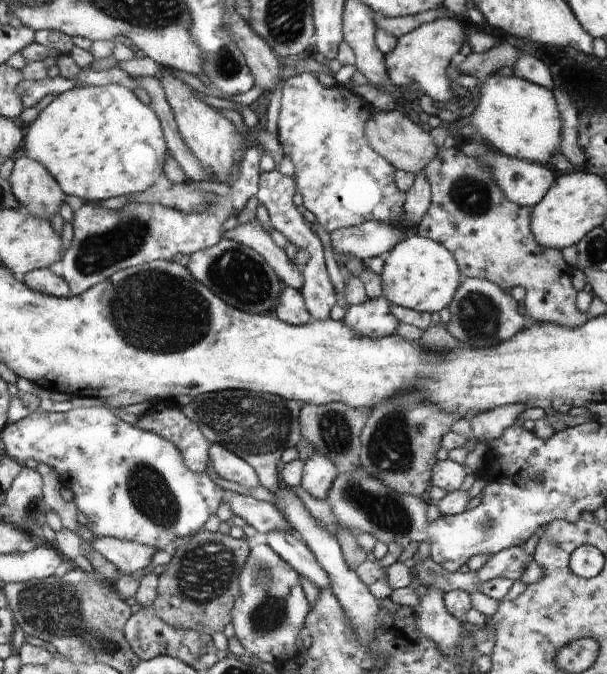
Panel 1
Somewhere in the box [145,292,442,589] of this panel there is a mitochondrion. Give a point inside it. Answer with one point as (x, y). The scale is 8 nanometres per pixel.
(256, 426)

